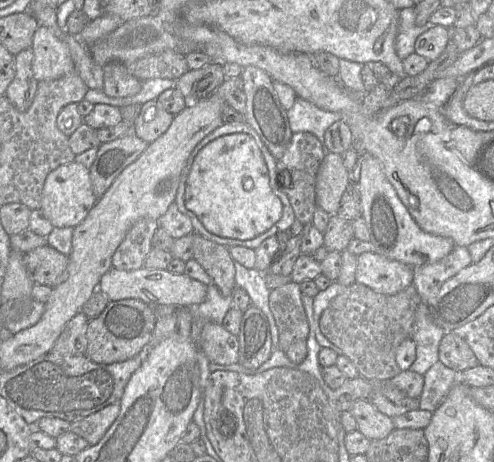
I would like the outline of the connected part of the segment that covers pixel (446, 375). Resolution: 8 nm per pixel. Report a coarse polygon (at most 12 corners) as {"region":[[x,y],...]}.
{"region":[[437,361],[423,375],[421,410],[434,412],[458,372]]}

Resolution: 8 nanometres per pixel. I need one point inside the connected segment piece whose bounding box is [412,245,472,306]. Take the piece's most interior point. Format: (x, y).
(428, 279)

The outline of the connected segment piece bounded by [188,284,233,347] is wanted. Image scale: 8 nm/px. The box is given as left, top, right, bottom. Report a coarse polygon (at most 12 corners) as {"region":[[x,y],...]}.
{"region":[[207,286],[205,300],[191,305],[191,339],[200,345],[205,322],[222,324],[232,297]]}

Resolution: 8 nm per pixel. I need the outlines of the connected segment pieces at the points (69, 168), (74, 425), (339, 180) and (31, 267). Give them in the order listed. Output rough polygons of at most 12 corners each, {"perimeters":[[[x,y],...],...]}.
{"perimeters":[[[73,161],[44,183],[41,209],[75,228],[97,201],[90,170]],[[120,401],[70,423],[97,444],[119,415]],[[327,152],[316,176],[316,207],[337,214],[350,172]],[[49,245],[24,253],[36,284],[67,278],[68,256]]]}

